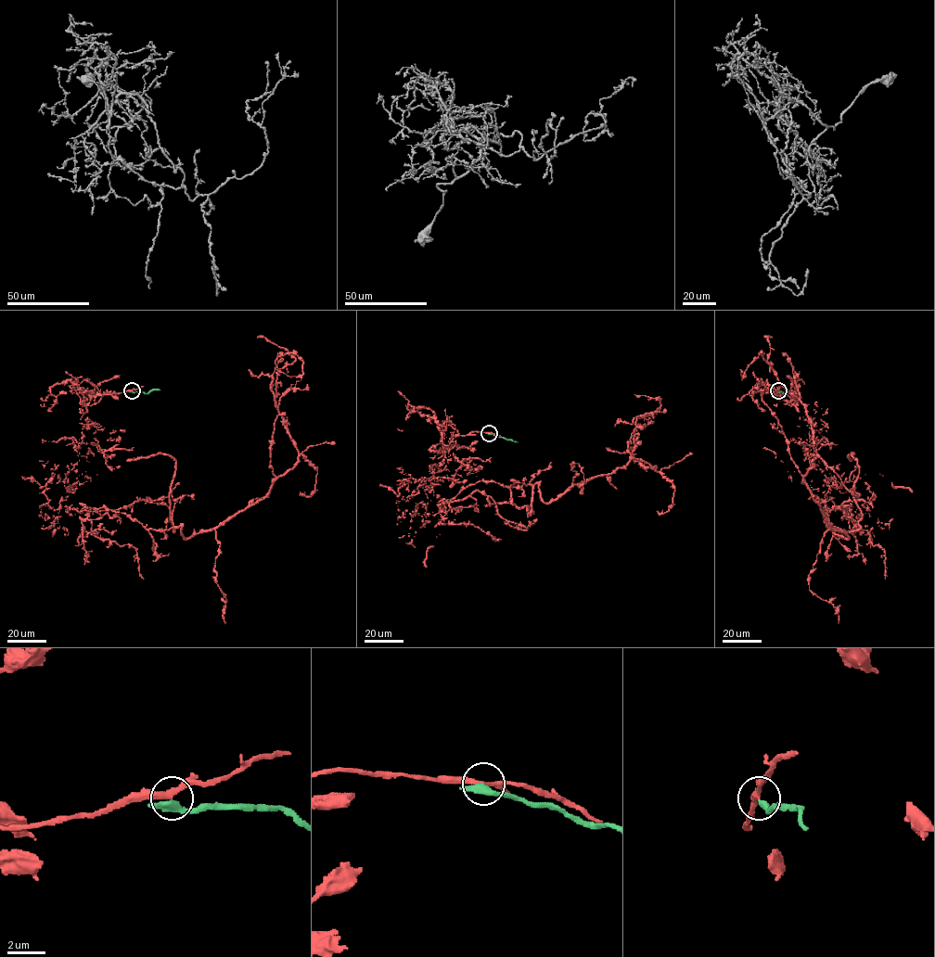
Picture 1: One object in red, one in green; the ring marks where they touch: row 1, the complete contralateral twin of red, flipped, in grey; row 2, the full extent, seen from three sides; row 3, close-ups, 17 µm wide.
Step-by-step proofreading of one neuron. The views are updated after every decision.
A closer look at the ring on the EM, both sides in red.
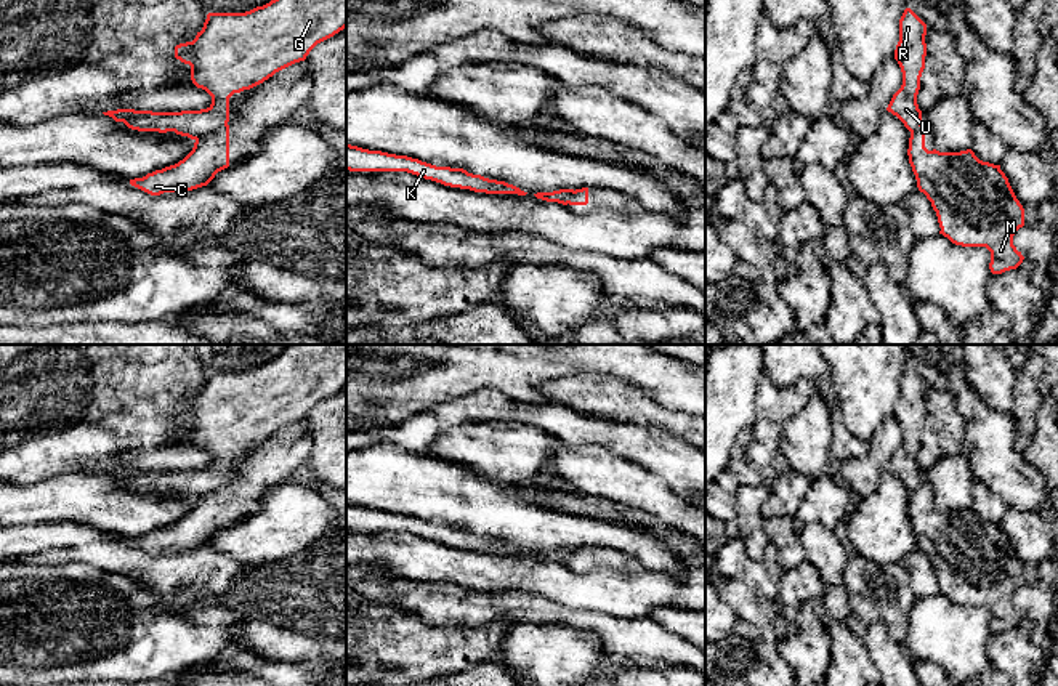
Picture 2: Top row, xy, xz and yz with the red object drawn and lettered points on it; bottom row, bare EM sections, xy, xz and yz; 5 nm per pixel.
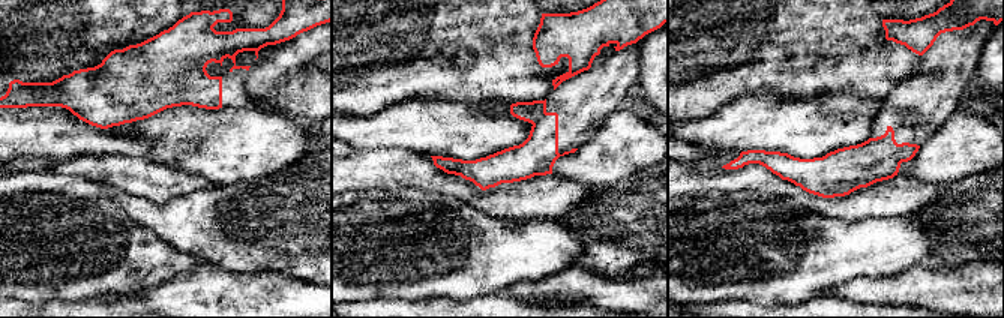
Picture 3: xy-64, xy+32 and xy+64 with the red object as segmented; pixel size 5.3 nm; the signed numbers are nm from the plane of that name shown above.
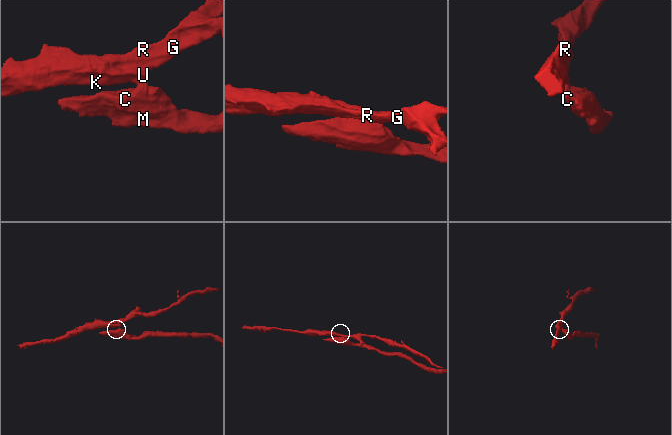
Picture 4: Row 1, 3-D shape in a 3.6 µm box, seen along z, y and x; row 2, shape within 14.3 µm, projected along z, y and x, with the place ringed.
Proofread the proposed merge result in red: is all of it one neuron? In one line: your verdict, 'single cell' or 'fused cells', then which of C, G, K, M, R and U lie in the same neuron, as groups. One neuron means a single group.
fused cells | C M / G K R U

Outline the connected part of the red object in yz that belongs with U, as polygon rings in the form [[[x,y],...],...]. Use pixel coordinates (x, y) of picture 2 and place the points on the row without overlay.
[[[906,367],[899,378],[899,401],[894,409],[894,418],[903,431],[903,444],[893,454],[886,470],[896,474],[909,490],[915,490],[922,484],[917,454],[925,428],[925,394],[927,383],[911,367]]]

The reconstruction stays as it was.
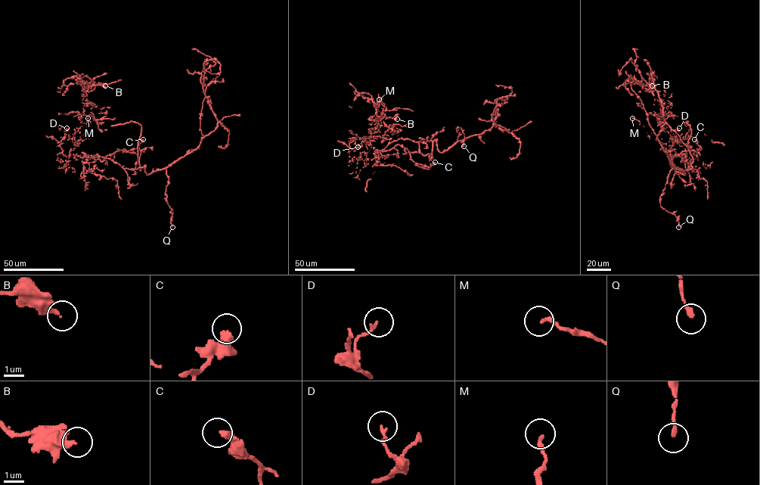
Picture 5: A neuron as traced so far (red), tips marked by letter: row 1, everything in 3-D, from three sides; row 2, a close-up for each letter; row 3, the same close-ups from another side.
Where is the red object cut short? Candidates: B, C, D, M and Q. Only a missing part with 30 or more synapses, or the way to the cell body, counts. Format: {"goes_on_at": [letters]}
{"goes_on_at": []}

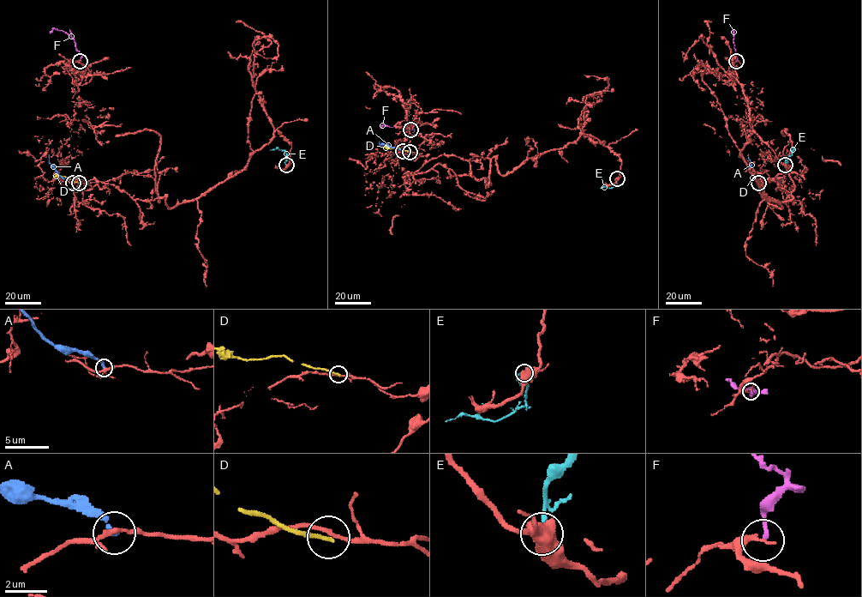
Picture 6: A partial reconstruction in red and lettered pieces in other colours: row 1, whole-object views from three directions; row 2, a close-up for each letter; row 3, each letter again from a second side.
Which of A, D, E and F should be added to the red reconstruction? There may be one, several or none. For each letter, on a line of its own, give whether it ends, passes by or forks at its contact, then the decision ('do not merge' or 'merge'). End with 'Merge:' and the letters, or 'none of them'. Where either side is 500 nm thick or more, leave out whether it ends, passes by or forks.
A: it ends; do not merge
D: it ends; do not merge
E: do not merge
F: it ends; do not merge
Merge: none of them

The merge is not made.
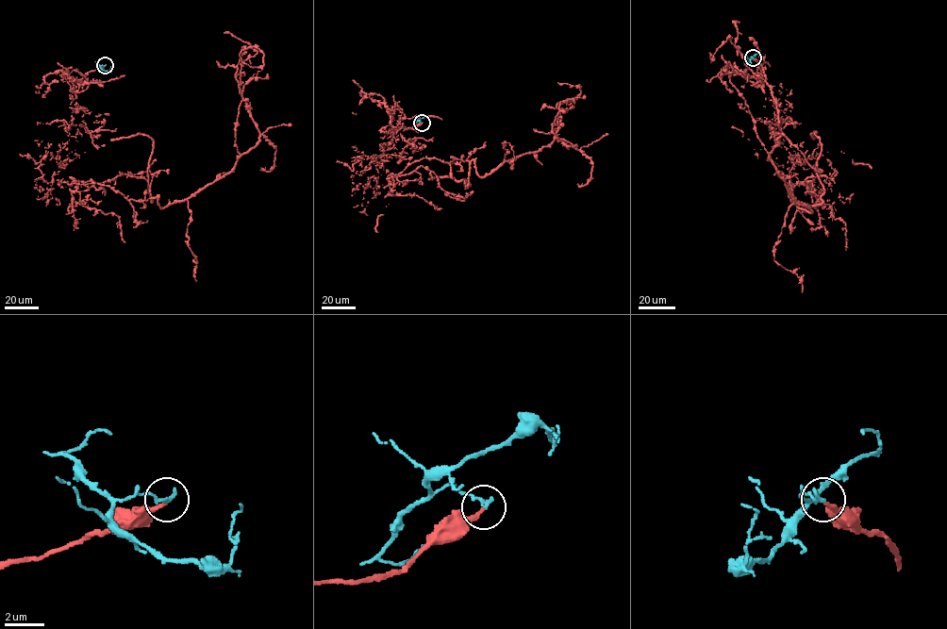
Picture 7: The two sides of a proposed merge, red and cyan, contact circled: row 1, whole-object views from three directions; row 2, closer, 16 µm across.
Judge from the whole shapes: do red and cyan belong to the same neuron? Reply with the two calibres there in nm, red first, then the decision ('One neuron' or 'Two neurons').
Thickness 190 nm (red) against 200 nm. One neuron

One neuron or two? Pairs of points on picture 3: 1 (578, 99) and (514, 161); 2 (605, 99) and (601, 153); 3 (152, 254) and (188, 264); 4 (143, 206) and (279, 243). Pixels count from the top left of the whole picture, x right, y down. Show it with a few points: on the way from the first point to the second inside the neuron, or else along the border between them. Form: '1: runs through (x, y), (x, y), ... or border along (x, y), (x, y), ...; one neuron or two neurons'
1: runs through (566, 117), (532, 152); one neuron
2: border along (626, 104), (616, 108), (596, 132), (580, 146); two neurons
3: runs through (161, 261), (179, 263); one neuron
4: runs through (177, 222), (245, 225); one neuron

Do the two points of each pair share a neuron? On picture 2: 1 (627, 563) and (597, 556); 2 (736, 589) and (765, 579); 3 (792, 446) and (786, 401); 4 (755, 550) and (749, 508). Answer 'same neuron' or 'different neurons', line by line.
1: same neuron
2: different neurons
3: different neurons
4: same neuron

